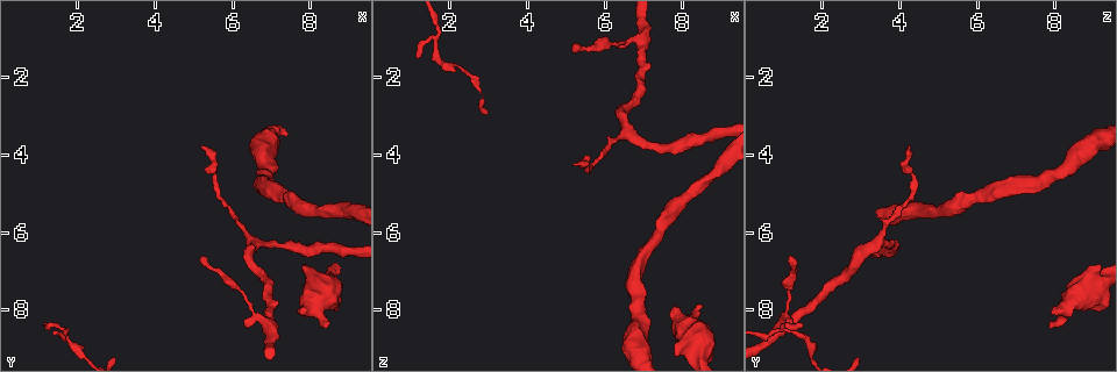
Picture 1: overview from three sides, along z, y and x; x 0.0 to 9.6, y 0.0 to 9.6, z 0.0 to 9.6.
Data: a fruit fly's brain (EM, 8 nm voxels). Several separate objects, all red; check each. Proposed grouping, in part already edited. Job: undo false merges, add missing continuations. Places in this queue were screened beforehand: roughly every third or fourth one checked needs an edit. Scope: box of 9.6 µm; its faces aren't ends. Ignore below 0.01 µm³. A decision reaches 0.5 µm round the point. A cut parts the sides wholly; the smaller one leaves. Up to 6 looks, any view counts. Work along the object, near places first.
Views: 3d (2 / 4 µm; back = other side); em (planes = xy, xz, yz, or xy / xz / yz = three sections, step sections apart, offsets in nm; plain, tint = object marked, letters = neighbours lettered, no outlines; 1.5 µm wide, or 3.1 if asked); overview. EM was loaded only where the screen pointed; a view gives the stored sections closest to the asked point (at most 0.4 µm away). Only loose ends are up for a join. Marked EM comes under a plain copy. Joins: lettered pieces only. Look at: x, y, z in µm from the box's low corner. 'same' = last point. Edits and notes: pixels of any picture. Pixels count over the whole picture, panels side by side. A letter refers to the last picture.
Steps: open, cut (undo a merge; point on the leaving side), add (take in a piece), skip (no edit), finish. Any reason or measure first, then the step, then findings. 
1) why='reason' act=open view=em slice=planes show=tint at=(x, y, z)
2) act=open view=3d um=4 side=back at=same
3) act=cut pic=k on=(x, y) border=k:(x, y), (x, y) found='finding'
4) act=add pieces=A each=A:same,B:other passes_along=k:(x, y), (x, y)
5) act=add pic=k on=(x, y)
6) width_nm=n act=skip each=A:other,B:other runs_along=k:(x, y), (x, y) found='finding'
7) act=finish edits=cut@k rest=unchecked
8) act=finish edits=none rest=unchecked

why='thin end' act=open view=3d um=2 at=(1.15, 8.30, 1.50)

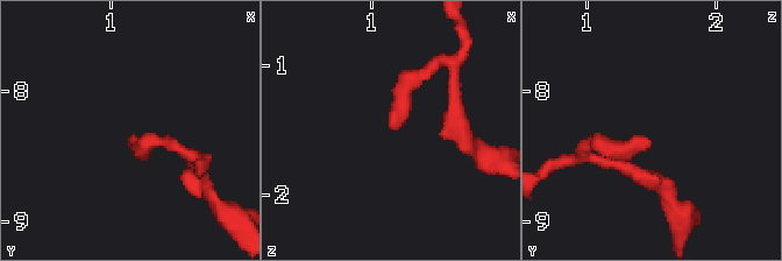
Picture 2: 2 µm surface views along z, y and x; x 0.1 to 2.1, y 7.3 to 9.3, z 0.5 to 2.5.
act=open view=em slice=xz step=4 show=letters at=(1.14, 8.36, 1.44)

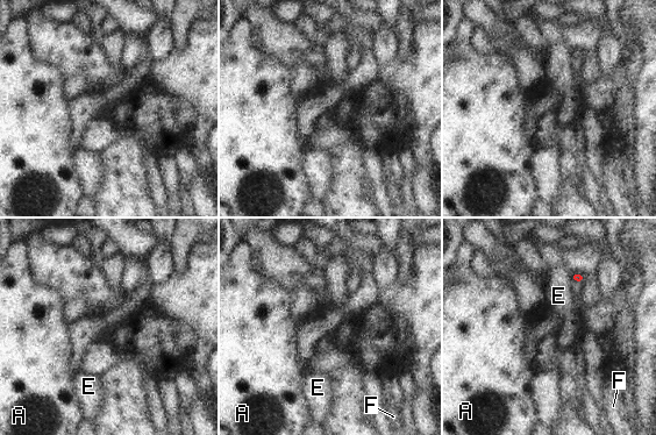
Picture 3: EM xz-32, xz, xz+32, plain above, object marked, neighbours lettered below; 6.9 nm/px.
why='cut it another way' act=open view=em slice=yz step=8 show=letters at=same

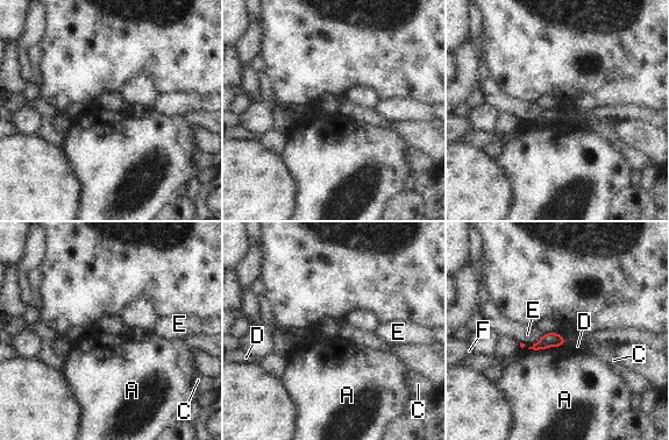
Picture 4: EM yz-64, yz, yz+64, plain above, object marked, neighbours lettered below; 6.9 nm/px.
act=skip each=A:other,C:other,D:other,E:other,F:other border=4:(566, 341), (559, 346), (528, 349) found='none of them fits'

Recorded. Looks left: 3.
why='long arm stops here' act=open view=em slice=planes show=letters at=(5.25, 3.80, 4.20)

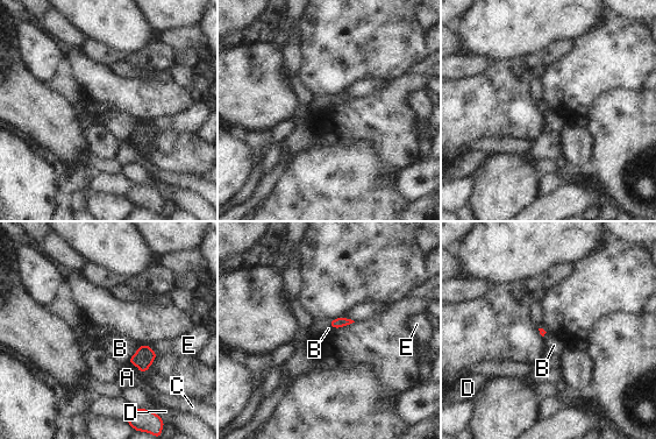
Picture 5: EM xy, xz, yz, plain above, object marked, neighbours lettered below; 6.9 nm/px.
act=skip each=A:other,B:other,C:other,D:other,E:other border=5:(140, 345), (128, 363) found='no lettered piece goes on from it'

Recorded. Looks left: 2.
act=finish edits=none rest=unchecked

